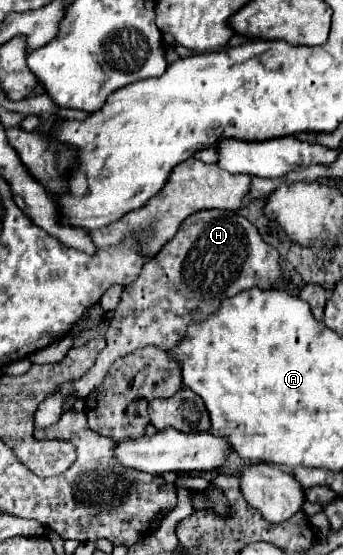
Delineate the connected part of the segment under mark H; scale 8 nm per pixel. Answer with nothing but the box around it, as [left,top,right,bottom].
[34,210,280,428]

